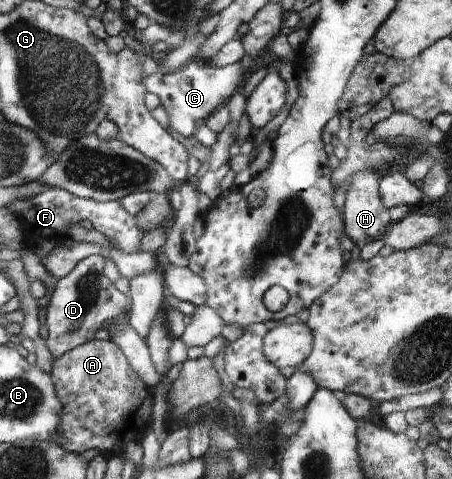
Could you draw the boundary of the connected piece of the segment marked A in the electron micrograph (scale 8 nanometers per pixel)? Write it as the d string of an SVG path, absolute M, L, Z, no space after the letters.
M90 339L61 357L53 359L50 375L56 396L61 400L62 405L61 417L56 430L58 438L55 442L62 445L68 452L80 455L86 450L96 450L110 460L116 455L124 455L126 443L130 440L141 443L143 433L152 422L154 391L142 382L117 344L111 340Z

